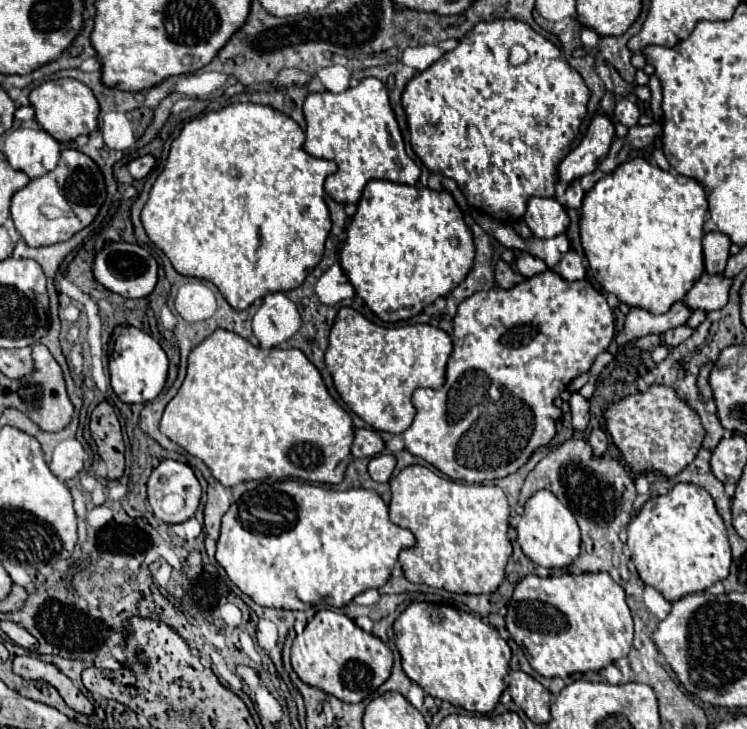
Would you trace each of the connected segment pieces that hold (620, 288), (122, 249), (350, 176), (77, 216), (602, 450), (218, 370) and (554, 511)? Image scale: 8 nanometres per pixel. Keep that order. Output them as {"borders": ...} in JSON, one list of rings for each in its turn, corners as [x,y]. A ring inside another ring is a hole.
{"borders":[[[[632,158],[620,164],[614,172],[600,178],[582,200],[580,214],[580,240],[590,271],[596,282],[620,302],[648,312],[664,314],[668,308],[682,300],[686,292],[696,284],[704,272],[702,238],[704,238],[704,216],[708,212],[708,200],[704,188],[688,176],[666,172],[652,166],[644,158]]],[[[114,242],[106,248],[102,248],[96,256],[94,256],[94,264],[92,264],[92,274],[96,278],[96,282],[100,286],[104,286],[106,290],[120,294],[120,296],[132,296],[132,298],[140,298],[140,296],[148,296],[158,280],[158,264],[152,258],[152,254],[144,248],[140,248],[138,244],[128,244],[128,242]]],[[[364,78],[342,94],[316,92],[304,102],[306,116],[306,142],[304,150],[322,160],[332,160],[338,172],[328,176],[324,190],[338,204],[356,204],[362,196],[366,182],[374,178],[416,186],[420,168],[406,154],[400,128],[388,102],[384,84],[376,78]]],[[[64,150],[52,172],[30,180],[26,188],[12,196],[10,214],[28,246],[48,246],[70,240],[76,232],[86,228],[98,214],[104,198],[104,178],[94,160],[78,150]]],[[[594,428],[592,430],[592,434],[590,434],[590,446],[592,446],[592,454],[594,456],[604,456],[606,454],[606,448],[608,448],[608,444],[606,444],[606,434],[604,434],[604,430],[600,430],[600,428]]],[[[216,330],[212,336],[208,336],[202,344],[198,344],[190,356],[188,356],[188,374],[184,384],[180,386],[178,394],[170,400],[170,404],[164,410],[162,422],[160,422],[160,432],[168,436],[174,444],[182,446],[188,454],[200,458],[212,472],[216,480],[220,480],[224,486],[236,486],[246,480],[264,480],[264,478],[274,478],[274,480],[284,480],[284,478],[298,478],[298,480],[308,480],[308,482],[320,482],[320,484],[340,484],[344,478],[344,470],[350,462],[350,446],[354,440],[354,430],[352,430],[352,420],[348,412],[336,404],[336,400],[328,394],[320,372],[316,366],[304,356],[302,350],[298,348],[256,348],[242,336],[228,332],[228,330]]],[[[540,490],[536,492],[524,506],[524,514],[516,526],[518,532],[518,544],[522,546],[522,552],[536,564],[544,568],[566,568],[570,566],[580,552],[580,528],[576,524],[576,518],[568,508],[560,504],[560,500],[548,492]]]]}

